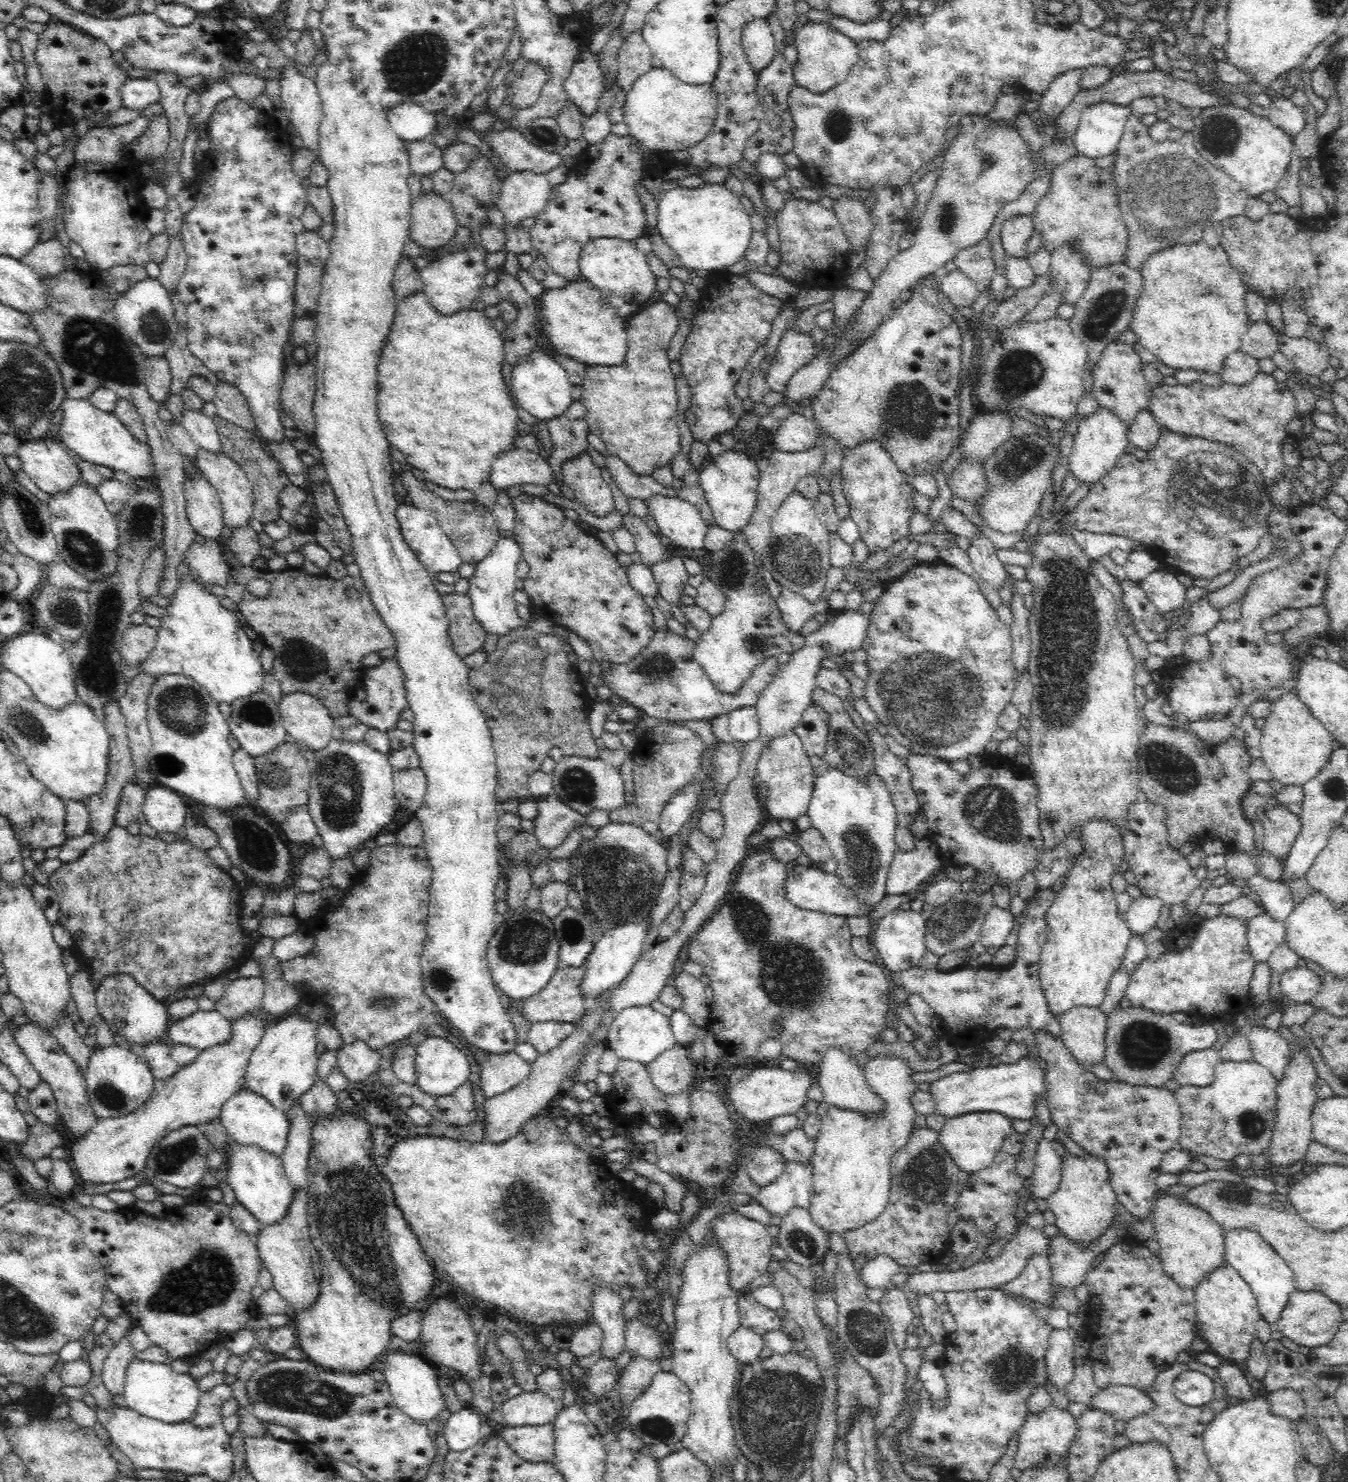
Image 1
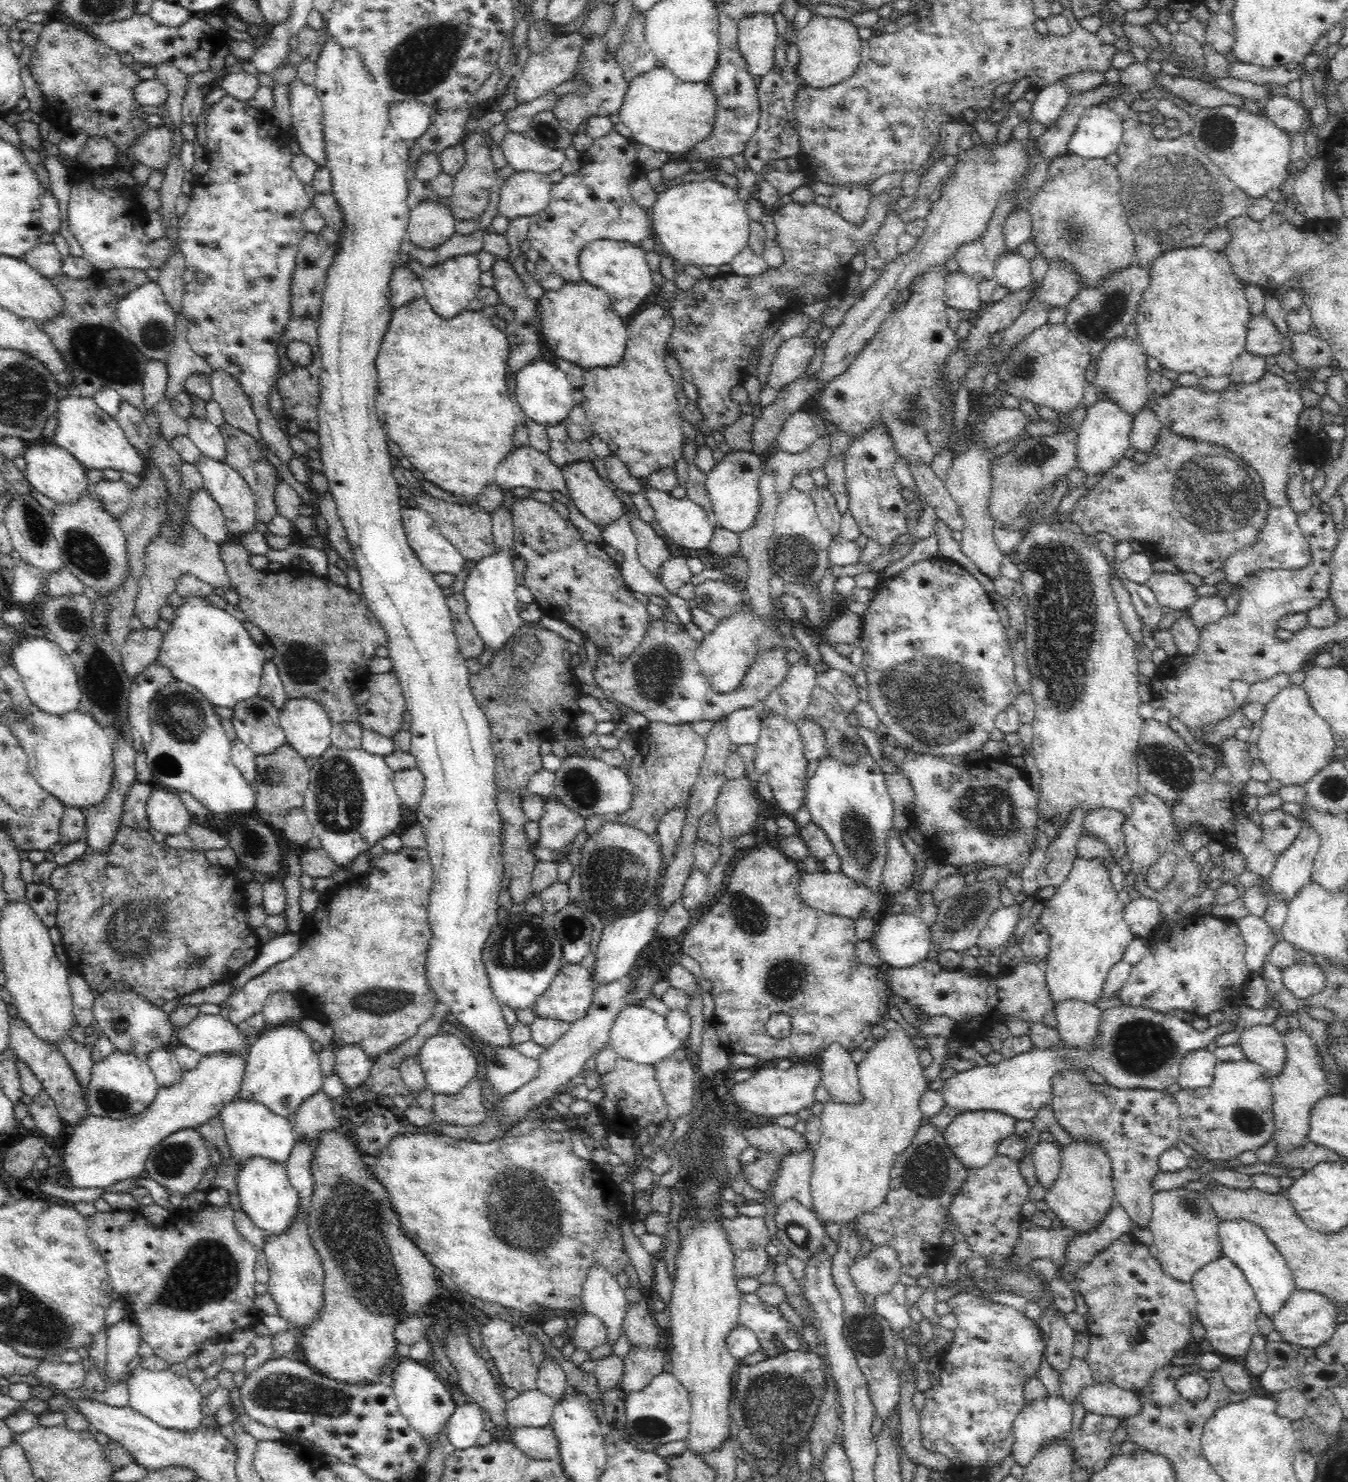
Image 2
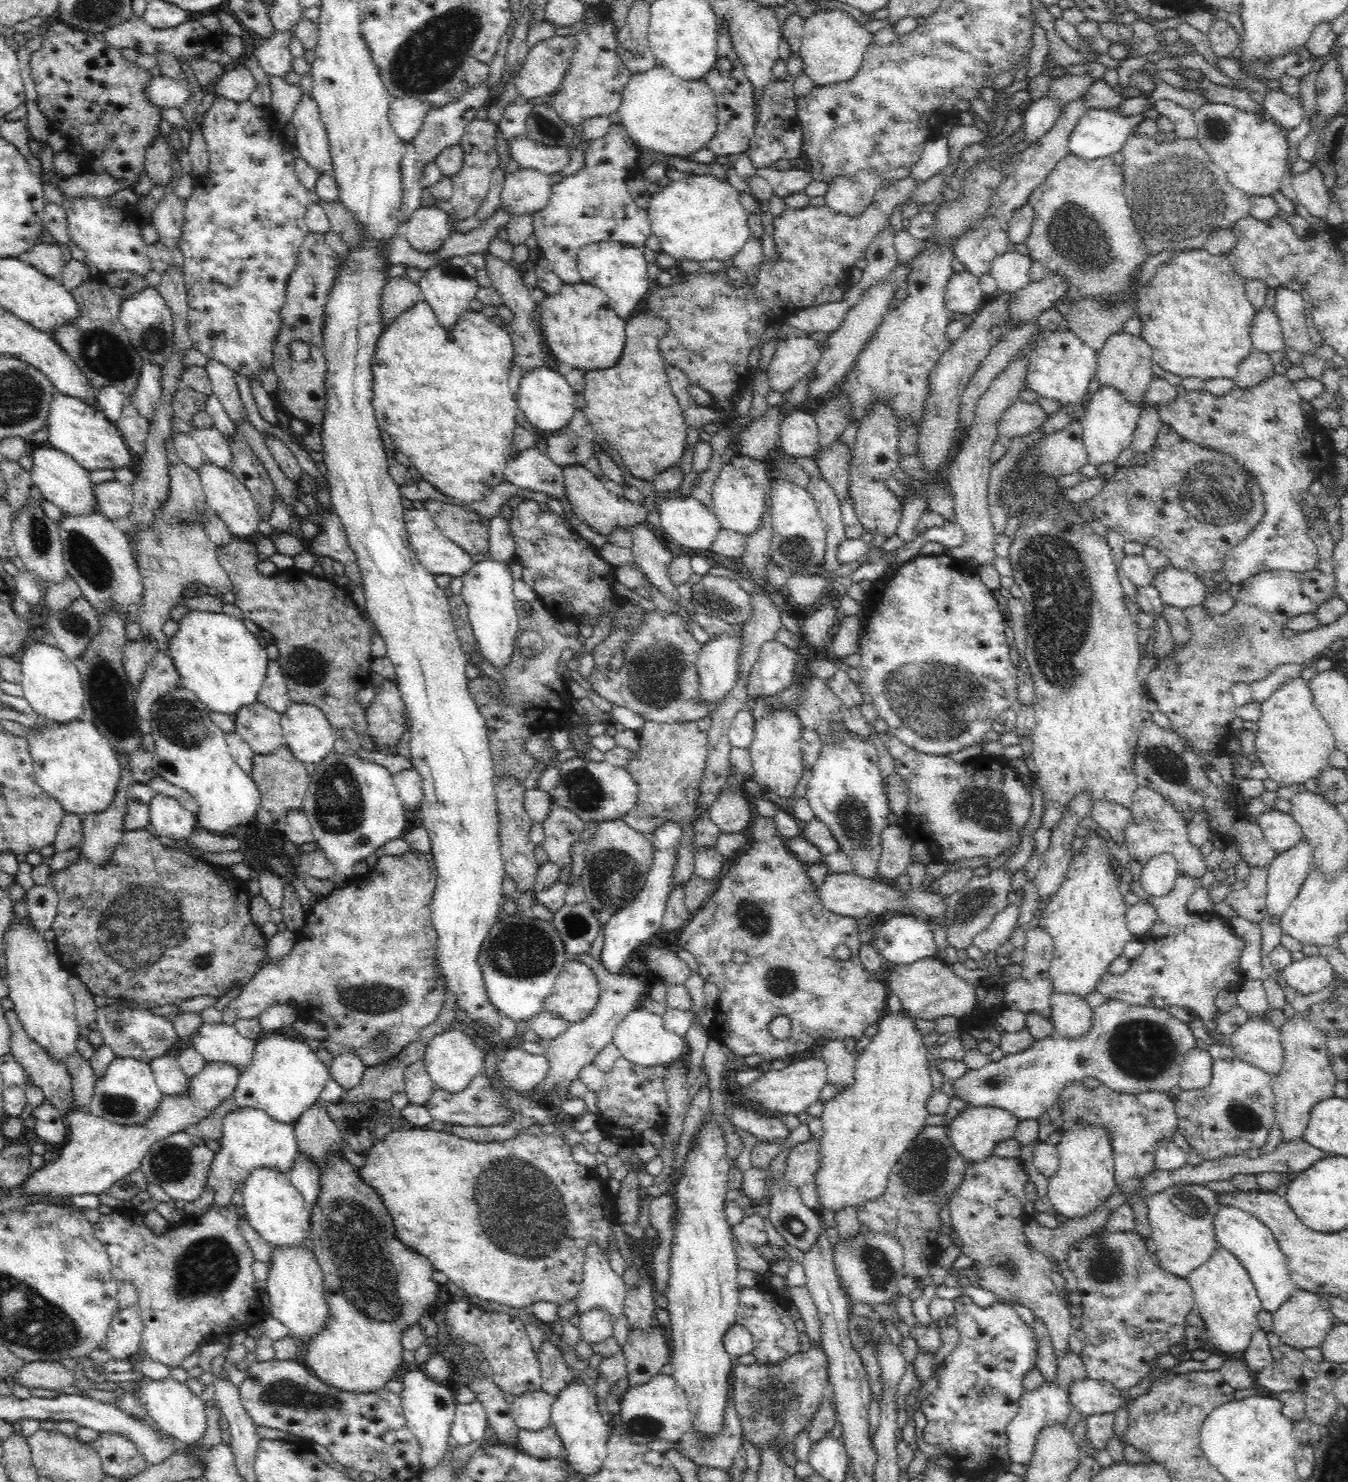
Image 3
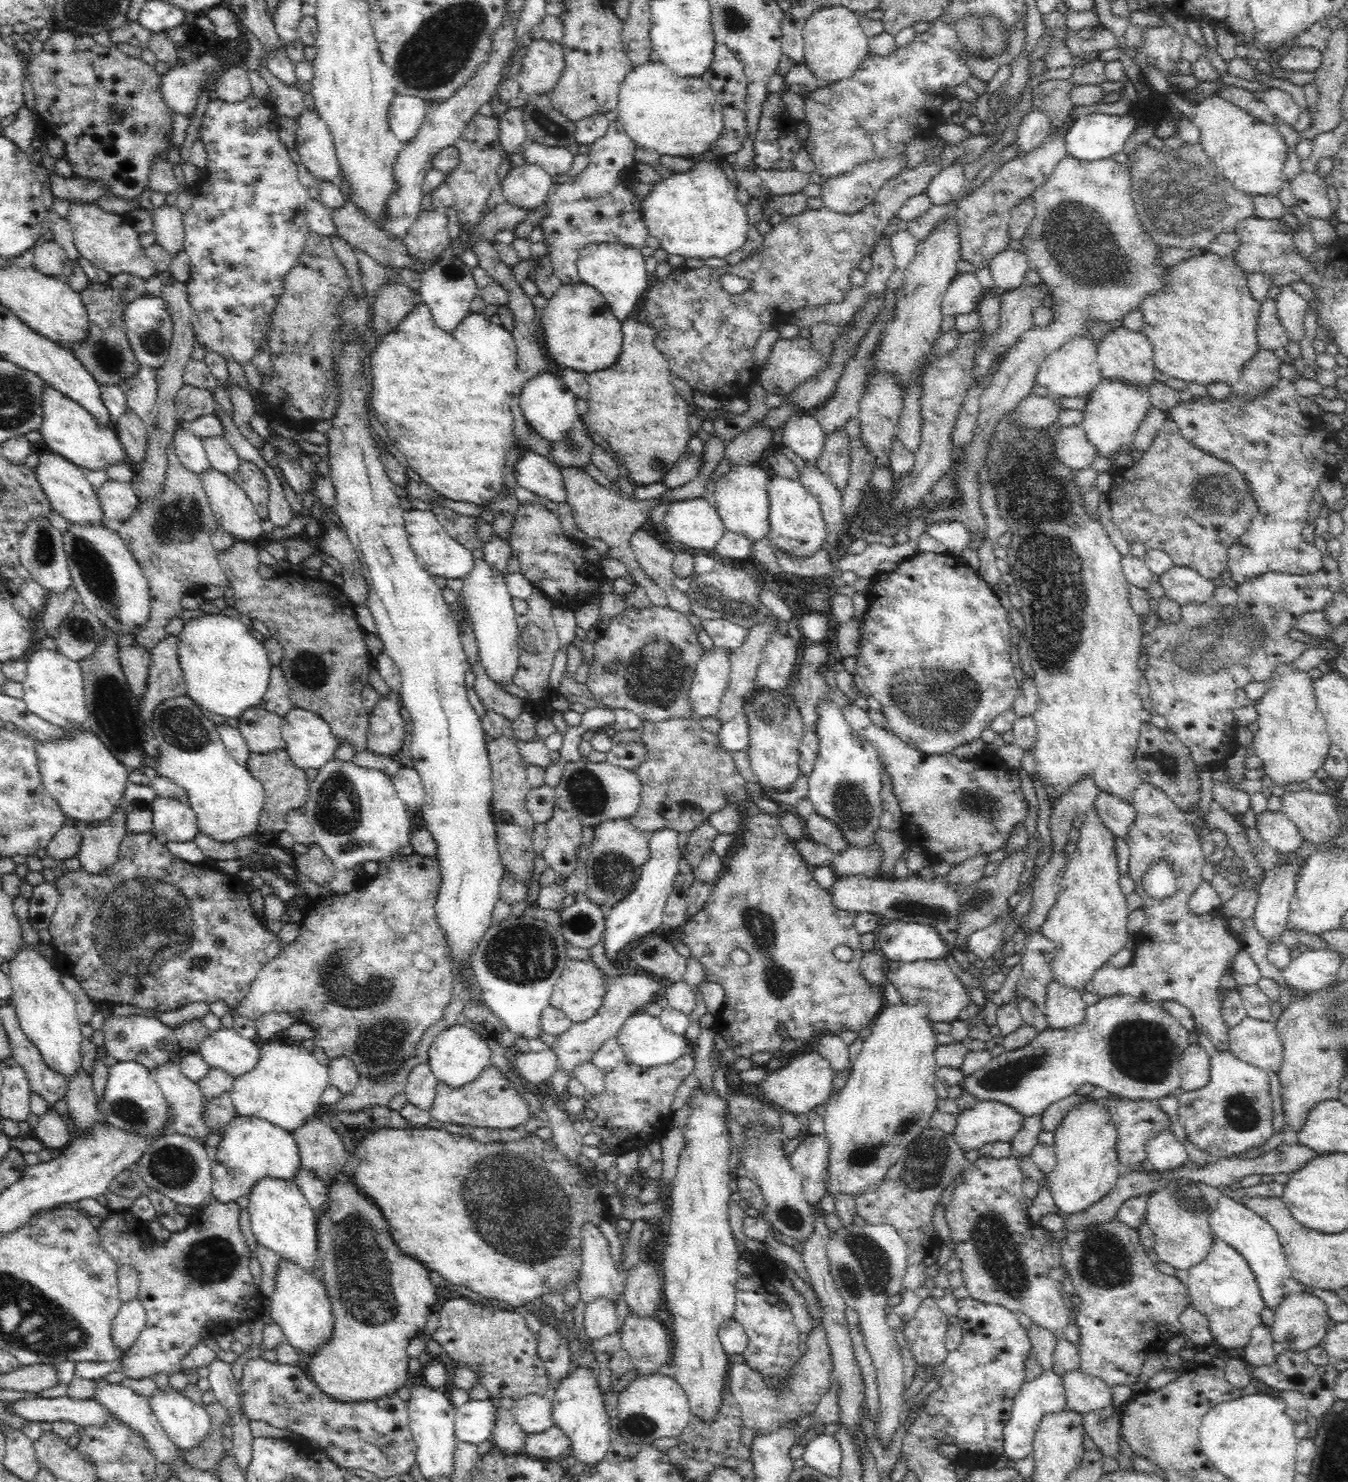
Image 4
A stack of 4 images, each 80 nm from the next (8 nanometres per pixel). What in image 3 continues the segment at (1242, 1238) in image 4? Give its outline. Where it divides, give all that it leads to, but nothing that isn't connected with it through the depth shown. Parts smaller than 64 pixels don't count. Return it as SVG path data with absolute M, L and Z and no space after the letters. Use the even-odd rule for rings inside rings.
M1222 1203L1213 1216L1212 1224L1218 1244L1234 1253L1246 1267L1264 1310L1270 1313L1276 1312L1289 1296L1298 1292L1299 1288L1292 1282L1287 1269L1286 1255L1281 1251L1272 1229L1262 1223L1258 1217L1234 1205Z

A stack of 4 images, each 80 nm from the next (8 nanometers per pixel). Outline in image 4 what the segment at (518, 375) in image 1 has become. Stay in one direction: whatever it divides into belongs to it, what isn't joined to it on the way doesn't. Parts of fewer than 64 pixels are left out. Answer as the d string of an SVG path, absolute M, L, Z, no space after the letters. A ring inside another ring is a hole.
M547 371L541 376L536 376L524 386L518 401L529 427L540 438L552 444L564 441L570 435L570 430L576 426L578 419L576 400L577 397L568 390L562 379L558 377L558 373Z

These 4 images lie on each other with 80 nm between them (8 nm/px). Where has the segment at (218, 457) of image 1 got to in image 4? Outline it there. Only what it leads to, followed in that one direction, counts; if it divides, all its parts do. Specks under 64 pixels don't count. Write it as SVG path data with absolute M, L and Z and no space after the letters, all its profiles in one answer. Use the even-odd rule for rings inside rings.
M214 468L200 478L215 519L234 541L250 543L264 536L261 517L246 493L231 478Z

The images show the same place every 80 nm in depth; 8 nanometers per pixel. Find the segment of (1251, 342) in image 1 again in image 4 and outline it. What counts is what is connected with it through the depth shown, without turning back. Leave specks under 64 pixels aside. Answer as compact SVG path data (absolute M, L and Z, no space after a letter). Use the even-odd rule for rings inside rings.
M1267 298L1261 302L1258 318L1258 343L1260 348L1264 347L1274 351L1285 347L1290 341L1284 325L1280 322L1276 308L1276 299Z

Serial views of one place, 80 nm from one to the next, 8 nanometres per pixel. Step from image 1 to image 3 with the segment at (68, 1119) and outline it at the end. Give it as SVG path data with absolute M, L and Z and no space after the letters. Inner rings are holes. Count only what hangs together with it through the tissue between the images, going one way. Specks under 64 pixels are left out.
M5 1010L4 1019L8 1023L11 1034L11 1055L21 1064L24 1069L29 1084L39 1088L45 1100L47 1100L56 1110L60 1113L65 1114L65 1112L70 1109L73 1110L73 1104L71 1101L71 1078L70 1073L67 1071L66 1066L61 1066L61 1064L52 1063L48 1058L48 1055L36 1044L24 1031L22 1023L18 1019L16 1012L14 1010Z

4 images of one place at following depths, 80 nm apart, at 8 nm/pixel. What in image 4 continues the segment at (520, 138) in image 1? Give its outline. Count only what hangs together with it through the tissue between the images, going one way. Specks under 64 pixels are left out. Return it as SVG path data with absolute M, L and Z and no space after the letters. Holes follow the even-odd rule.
M526 142L520 146L524 160L528 163L538 163L551 176L566 174L572 168L574 155L567 148L544 146L536 143Z

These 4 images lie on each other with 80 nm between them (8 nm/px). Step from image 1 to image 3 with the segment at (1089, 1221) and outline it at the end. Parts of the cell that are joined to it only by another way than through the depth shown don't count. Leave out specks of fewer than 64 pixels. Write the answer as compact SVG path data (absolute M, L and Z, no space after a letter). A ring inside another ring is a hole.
M1076 1119L1072 1126L1064 1127L1060 1132L1060 1141L1055 1145L1059 1166L1057 1171L1048 1178L1047 1195L1054 1210L1068 1218L1081 1217L1102 1204L1117 1188L1114 1151L1110 1143L1112 1131L1106 1125L1096 1125L1090 1121Z

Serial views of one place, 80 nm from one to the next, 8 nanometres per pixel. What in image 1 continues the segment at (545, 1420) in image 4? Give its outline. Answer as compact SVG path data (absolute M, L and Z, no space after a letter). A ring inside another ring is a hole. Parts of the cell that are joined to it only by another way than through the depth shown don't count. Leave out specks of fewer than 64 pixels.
M537 1390L509 1398L502 1404L500 1417L508 1427L540 1427L553 1423L558 1411L559 1403Z

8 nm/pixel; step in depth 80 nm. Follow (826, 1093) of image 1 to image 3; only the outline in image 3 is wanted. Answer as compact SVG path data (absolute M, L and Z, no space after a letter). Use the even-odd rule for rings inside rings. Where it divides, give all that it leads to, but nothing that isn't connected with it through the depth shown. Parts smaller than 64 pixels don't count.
M838 1039L828 1040L821 1047L820 1056L826 1063L828 1083L837 1084L840 1090L853 1083L855 1057L845 1049L845 1043Z

